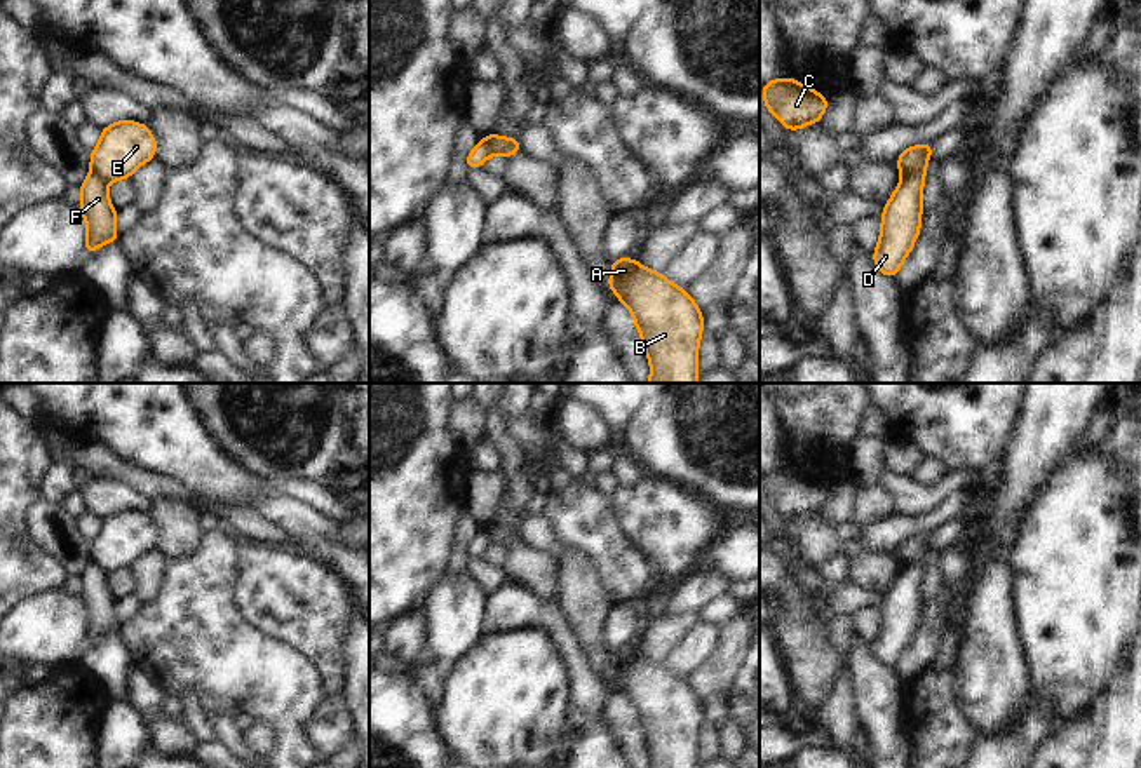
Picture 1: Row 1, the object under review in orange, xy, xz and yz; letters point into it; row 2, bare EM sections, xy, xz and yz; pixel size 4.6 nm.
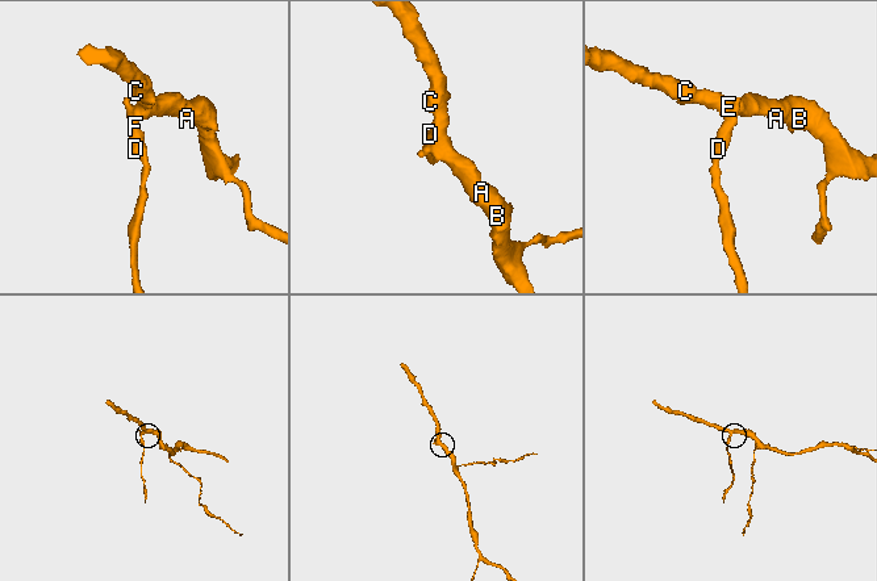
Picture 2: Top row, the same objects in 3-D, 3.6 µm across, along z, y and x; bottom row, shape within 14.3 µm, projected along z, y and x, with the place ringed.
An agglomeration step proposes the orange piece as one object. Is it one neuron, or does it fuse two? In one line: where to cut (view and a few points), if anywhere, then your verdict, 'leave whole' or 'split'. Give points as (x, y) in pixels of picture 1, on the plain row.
cut in yz along (924, 559), (903, 570); split

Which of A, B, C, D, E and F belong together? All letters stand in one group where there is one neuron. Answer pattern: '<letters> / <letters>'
A B C E / D F

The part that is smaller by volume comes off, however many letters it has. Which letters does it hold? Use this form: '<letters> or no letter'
D, F

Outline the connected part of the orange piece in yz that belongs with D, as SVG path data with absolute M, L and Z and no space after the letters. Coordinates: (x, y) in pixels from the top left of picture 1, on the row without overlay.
M925 561L920 566L902 569L885 594L880 632L873 648L874 657L887 667L895 669L920 623L923 573Z

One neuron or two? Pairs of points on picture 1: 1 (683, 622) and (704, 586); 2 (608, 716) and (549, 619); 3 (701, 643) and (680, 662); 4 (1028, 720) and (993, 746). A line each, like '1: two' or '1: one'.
1: two
2: two
3: one
4: one

